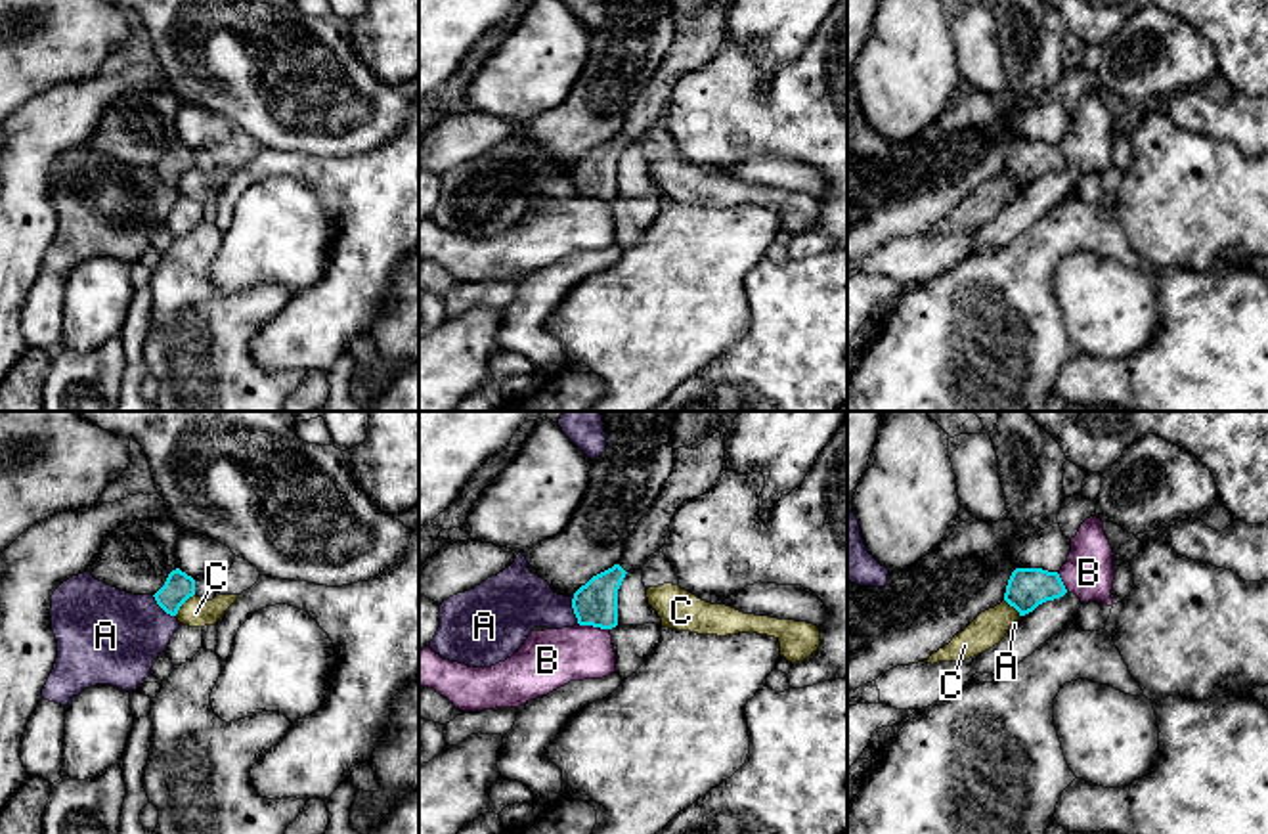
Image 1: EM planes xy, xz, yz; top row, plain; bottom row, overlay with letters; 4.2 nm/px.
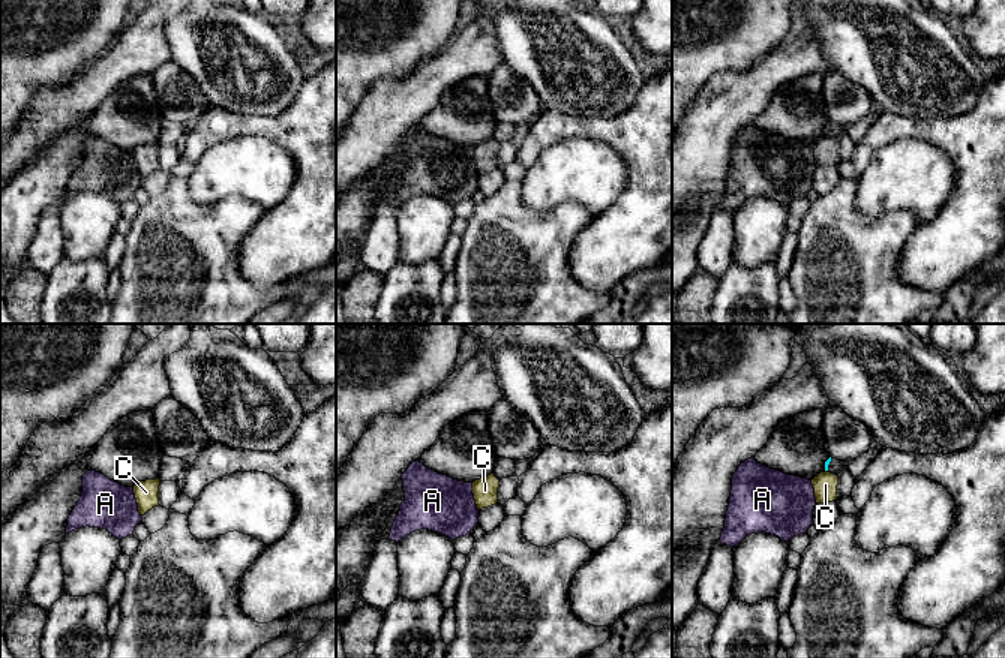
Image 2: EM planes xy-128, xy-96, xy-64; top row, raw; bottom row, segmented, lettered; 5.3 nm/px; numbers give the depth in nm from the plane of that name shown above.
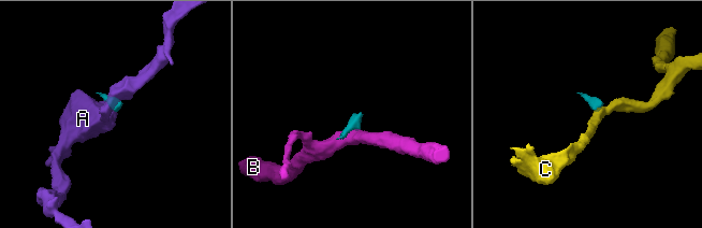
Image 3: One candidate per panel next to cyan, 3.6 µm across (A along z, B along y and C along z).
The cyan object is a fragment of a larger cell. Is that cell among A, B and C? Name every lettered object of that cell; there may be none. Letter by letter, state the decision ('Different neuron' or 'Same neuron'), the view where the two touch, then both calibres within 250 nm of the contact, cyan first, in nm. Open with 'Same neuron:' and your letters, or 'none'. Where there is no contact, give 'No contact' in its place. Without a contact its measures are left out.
Same neuron: none
A: Different neuron. Touches cyan in xz. Thickness 190 nm (cyan) against 260 nm
B: Different neuron. Touches cyan in xz. Thickness 190 nm (cyan) against 260 nm
C: Different neuron. Touches cyan in xy. Thickness 120 nm (cyan) against 130 nm

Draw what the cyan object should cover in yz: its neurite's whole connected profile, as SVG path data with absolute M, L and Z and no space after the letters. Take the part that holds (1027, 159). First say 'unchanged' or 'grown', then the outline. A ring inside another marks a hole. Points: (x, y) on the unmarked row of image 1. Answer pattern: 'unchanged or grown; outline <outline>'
unchanged; outline M1016 140L1008 151L1004 172L1014 178L1019 187L1025 187L1038 176L1060 170L1065 165L1067 161L1058 143Z

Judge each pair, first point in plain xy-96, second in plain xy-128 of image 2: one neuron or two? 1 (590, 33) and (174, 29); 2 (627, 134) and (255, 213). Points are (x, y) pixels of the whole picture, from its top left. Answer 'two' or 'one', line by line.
1: one
2: two

